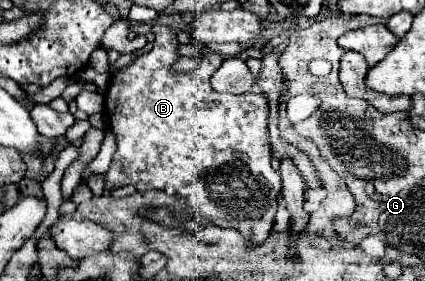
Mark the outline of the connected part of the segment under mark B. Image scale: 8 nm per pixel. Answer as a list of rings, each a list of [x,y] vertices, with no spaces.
[[[152,25],[152,33],[154,33],[154,43],[152,49],[146,55],[136,57],[128,67],[118,69],[112,79],[110,85],[104,93],[106,99],[106,113],[110,117],[110,127],[116,133],[116,153],[112,159],[112,165],[106,173],[106,187],[114,189],[114,187],[122,187],[122,185],[134,185],[138,191],[148,191],[148,189],[162,189],[162,191],[174,191],[176,195],[184,197],[190,207],[192,207],[192,215],[198,219],[206,219],[212,225],[218,227],[232,227],[238,229],[242,235],[246,235],[246,239],[254,241],[254,243],[262,243],[274,225],[274,215],[276,215],[276,197],[282,189],[282,181],[280,181],[280,173],[272,167],[272,157],[270,157],[270,143],[268,143],[268,103],[266,97],[262,93],[246,93],[246,97],[238,97],[238,95],[224,95],[224,93],[216,93],[210,87],[210,75],[216,71],[216,67],[222,63],[222,57],[218,53],[206,53],[200,61],[200,67],[196,71],[190,73],[174,73],[174,61],[176,61],[176,31],[166,27],[166,25]]]

